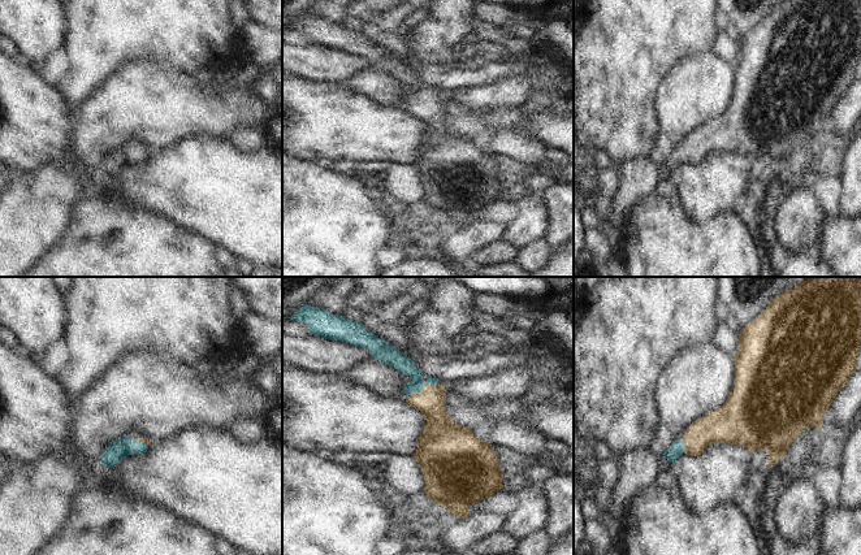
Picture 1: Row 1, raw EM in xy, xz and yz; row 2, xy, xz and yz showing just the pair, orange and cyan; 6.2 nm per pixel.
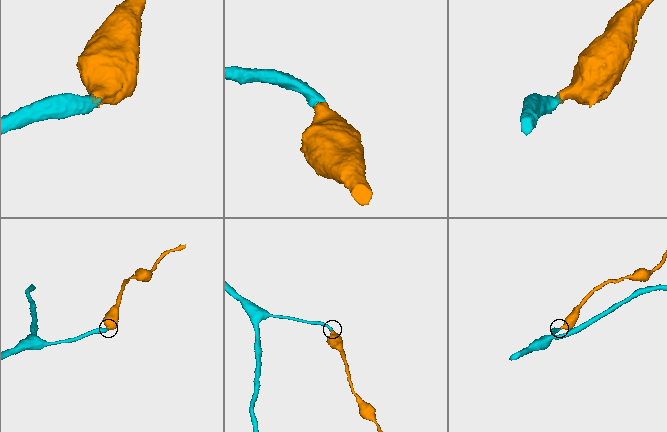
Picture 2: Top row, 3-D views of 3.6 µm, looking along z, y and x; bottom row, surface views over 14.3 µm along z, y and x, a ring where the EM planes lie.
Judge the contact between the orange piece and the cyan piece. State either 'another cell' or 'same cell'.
same cell

